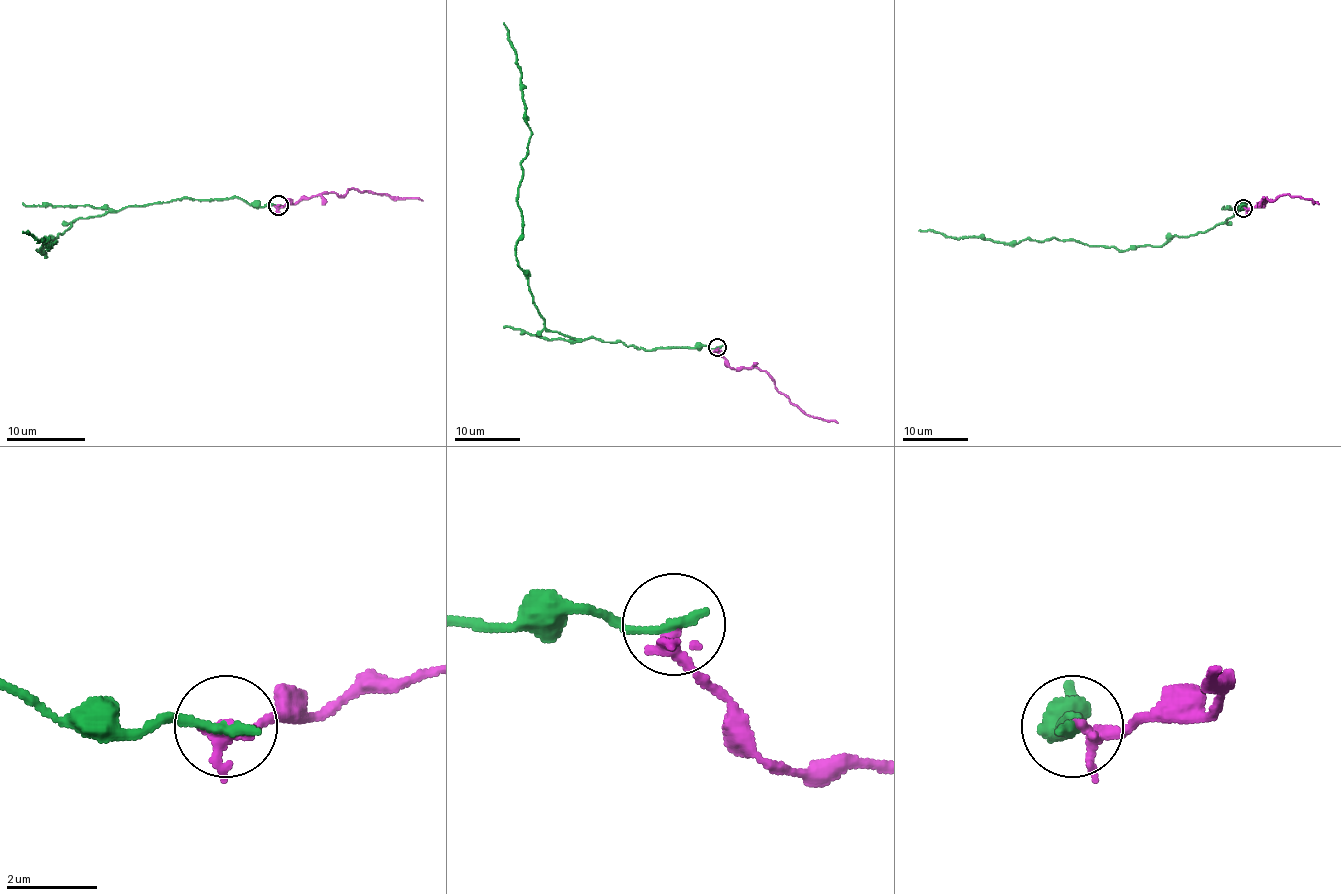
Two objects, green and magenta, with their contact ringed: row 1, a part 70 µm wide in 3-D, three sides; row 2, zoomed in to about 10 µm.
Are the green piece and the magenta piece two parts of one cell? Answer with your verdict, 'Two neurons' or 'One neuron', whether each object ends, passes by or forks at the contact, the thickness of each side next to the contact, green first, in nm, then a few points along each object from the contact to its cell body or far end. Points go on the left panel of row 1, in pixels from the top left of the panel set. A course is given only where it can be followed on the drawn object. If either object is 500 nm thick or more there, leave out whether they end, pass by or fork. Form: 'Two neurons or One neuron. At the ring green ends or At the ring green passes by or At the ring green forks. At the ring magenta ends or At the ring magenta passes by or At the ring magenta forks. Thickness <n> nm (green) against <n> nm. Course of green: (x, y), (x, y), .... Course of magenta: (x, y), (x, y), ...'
Two neurons. At the ring green ends. At the ring magenta ends. Thickness 260 nm (green) against 320 nm. Course of green: (278, 205), (236, 197), (122, 207), (78, 219), (37, 250), (45, 256), (43, 244), (55, 242), (23, 230). Course of magenta: (278, 205), (292, 205), (300, 199), (323, 193), (343, 195), (349, 189), (422, 201)

